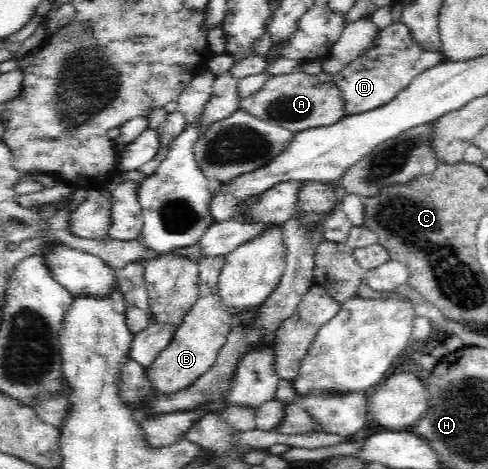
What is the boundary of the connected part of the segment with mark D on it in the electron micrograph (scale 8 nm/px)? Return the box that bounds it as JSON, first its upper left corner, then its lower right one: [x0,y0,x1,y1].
[332,22,443,118]

